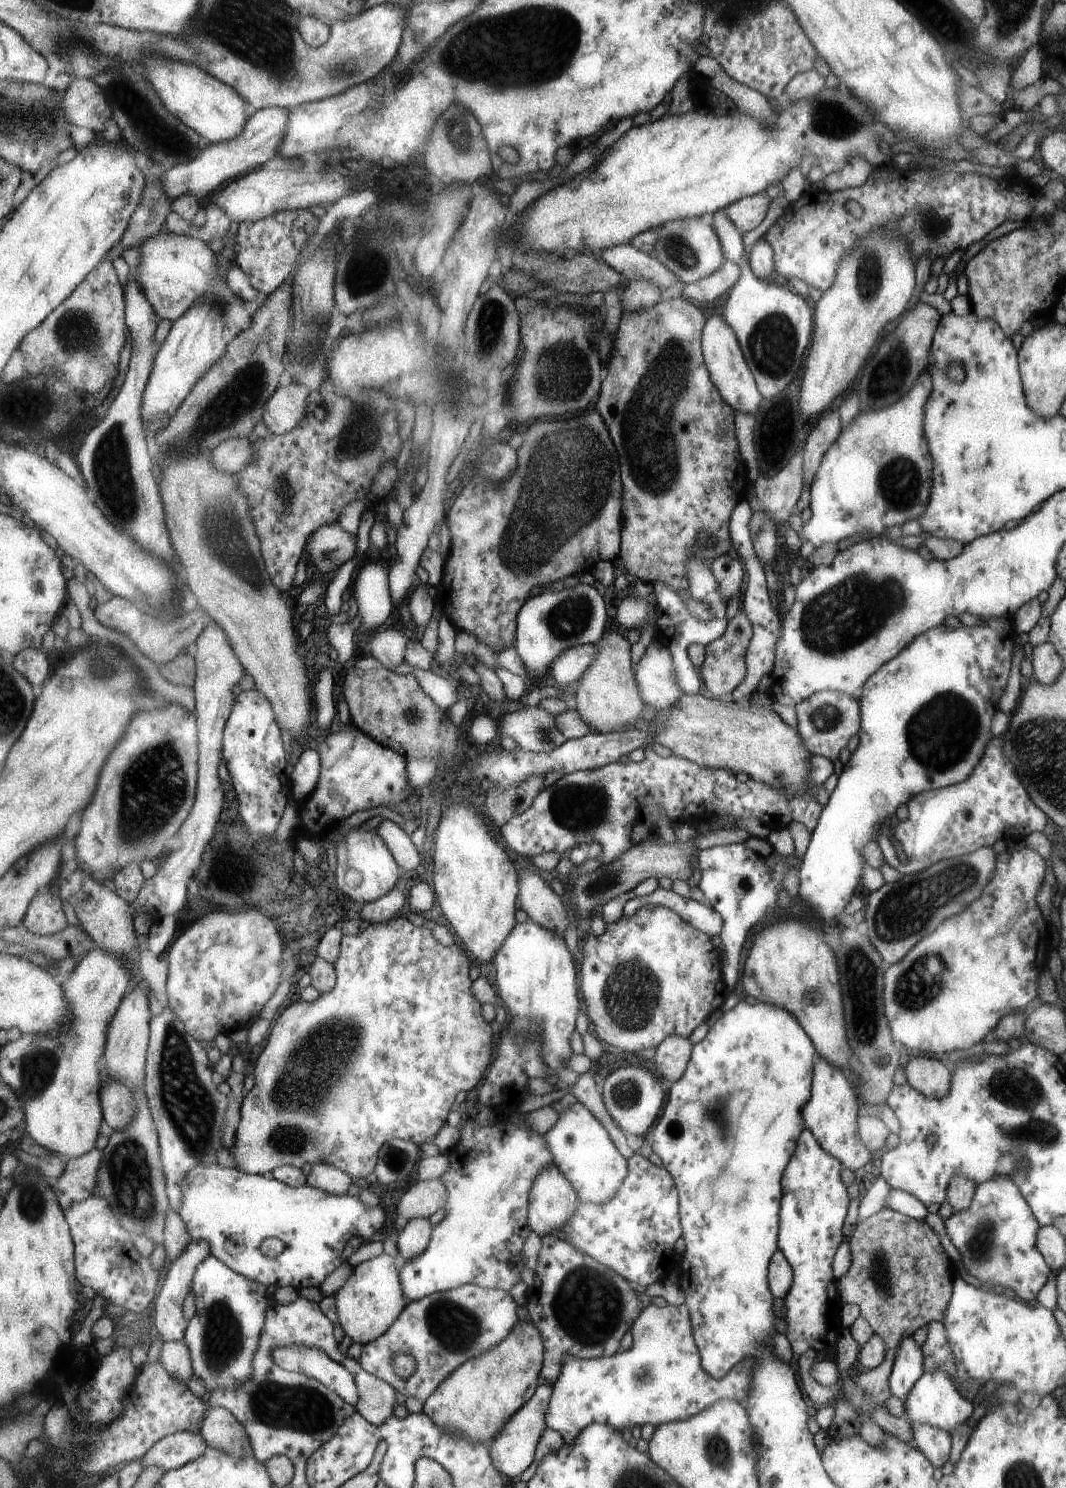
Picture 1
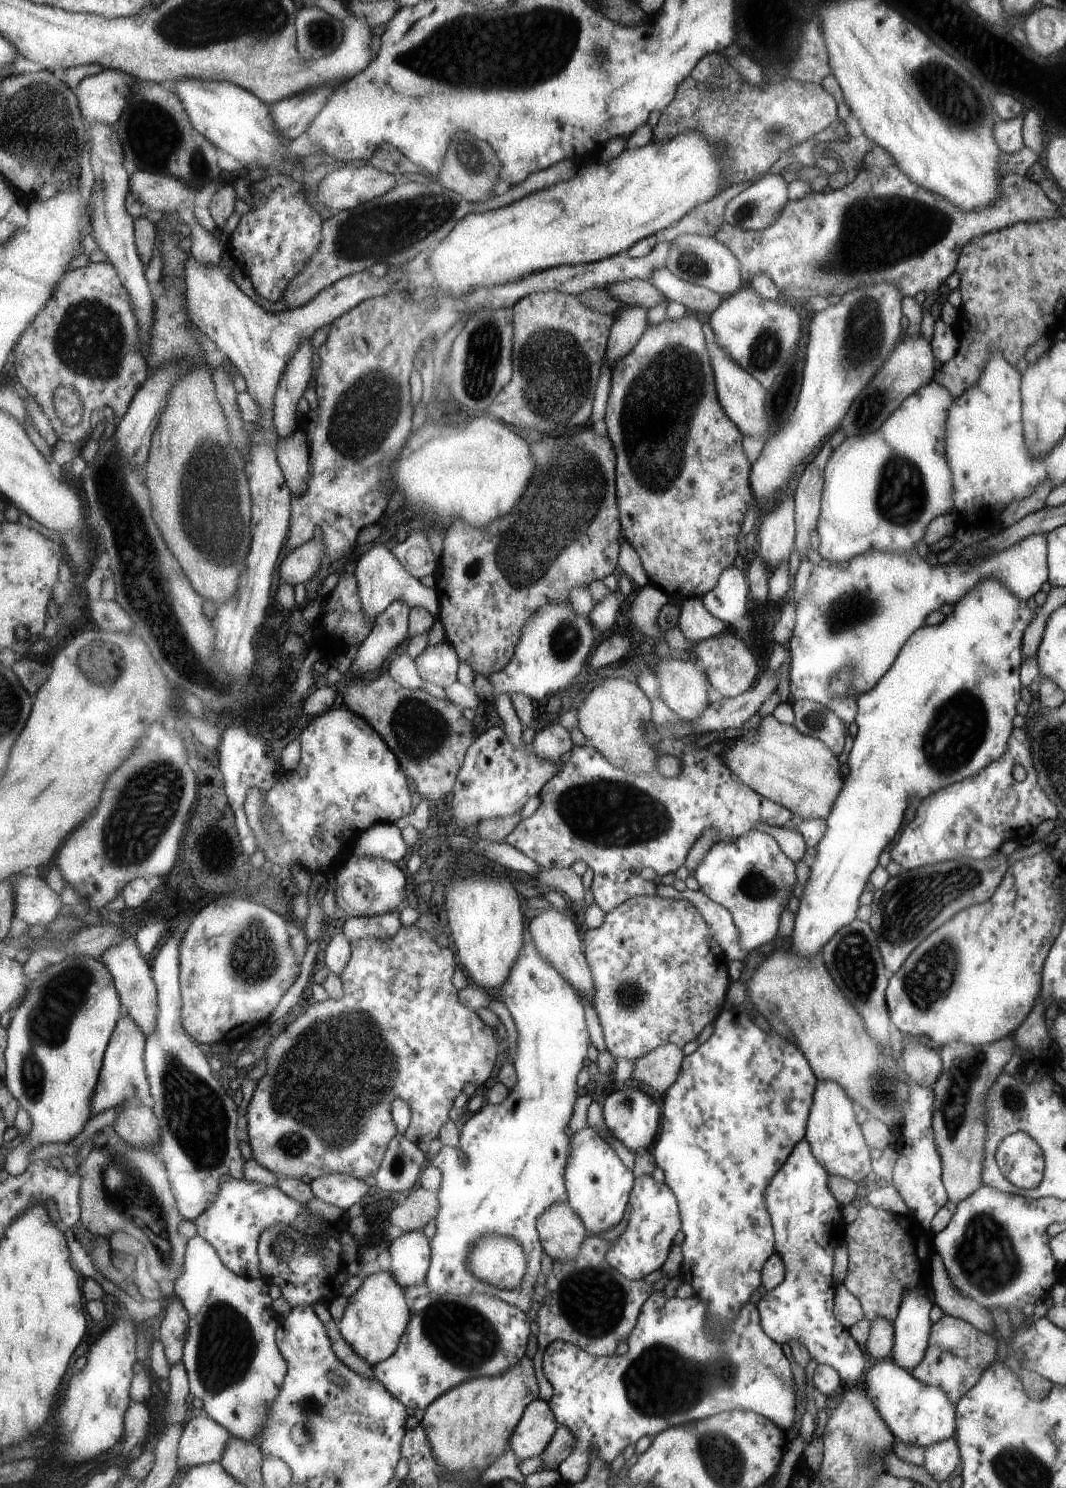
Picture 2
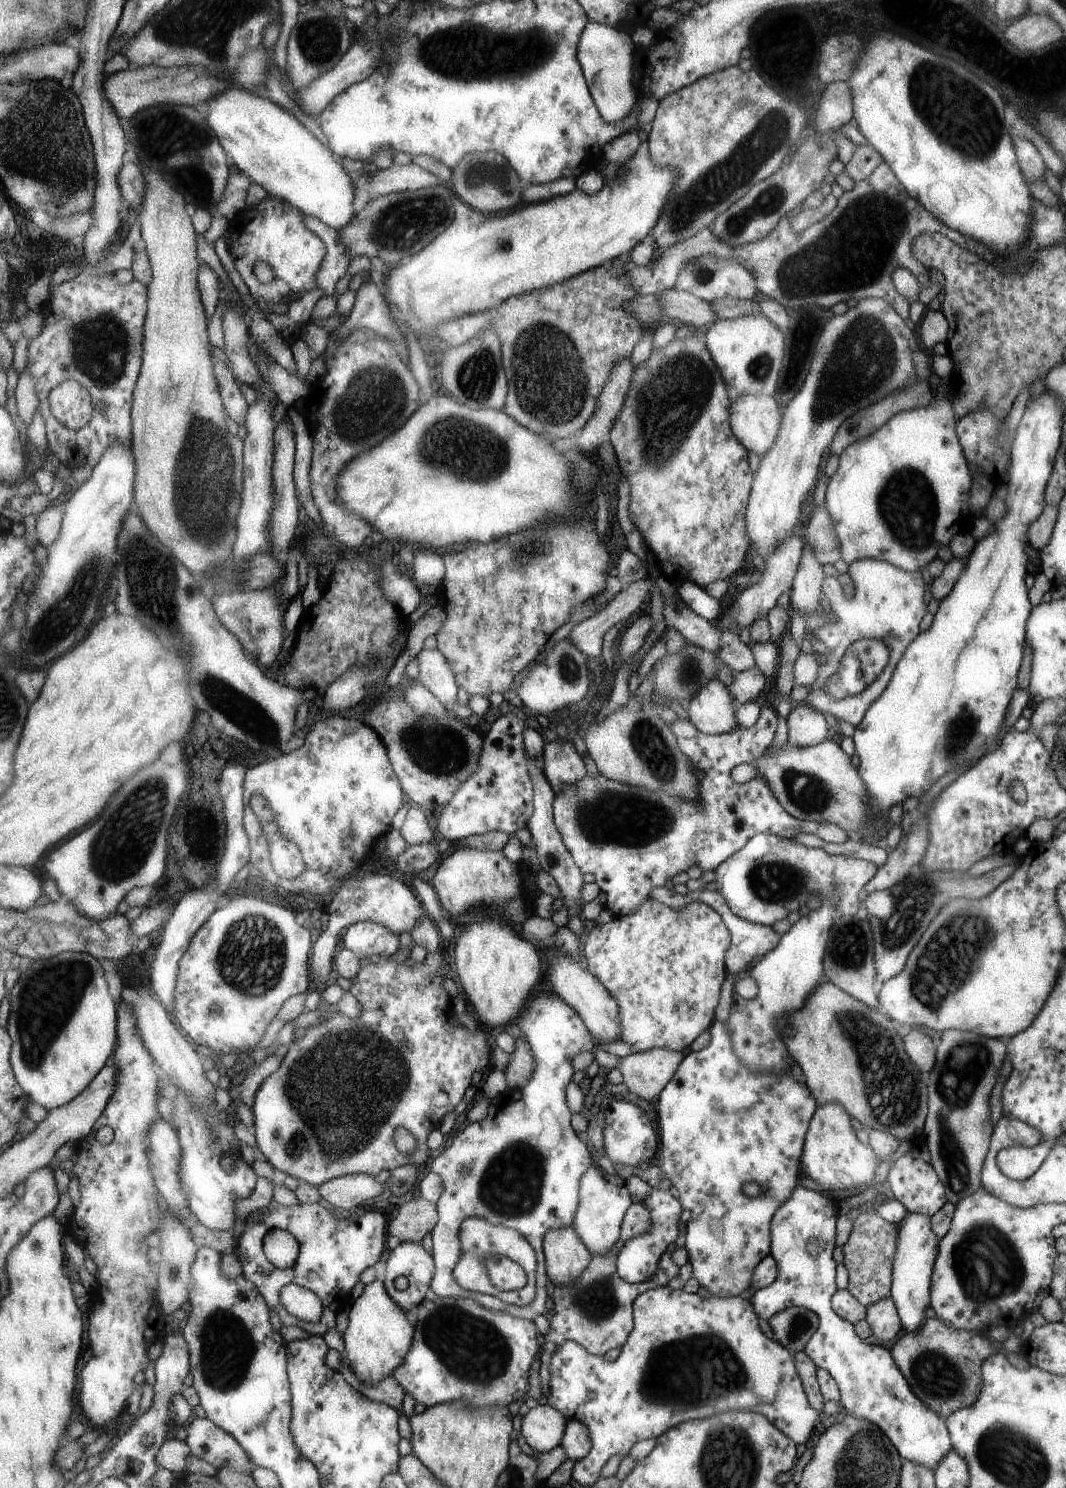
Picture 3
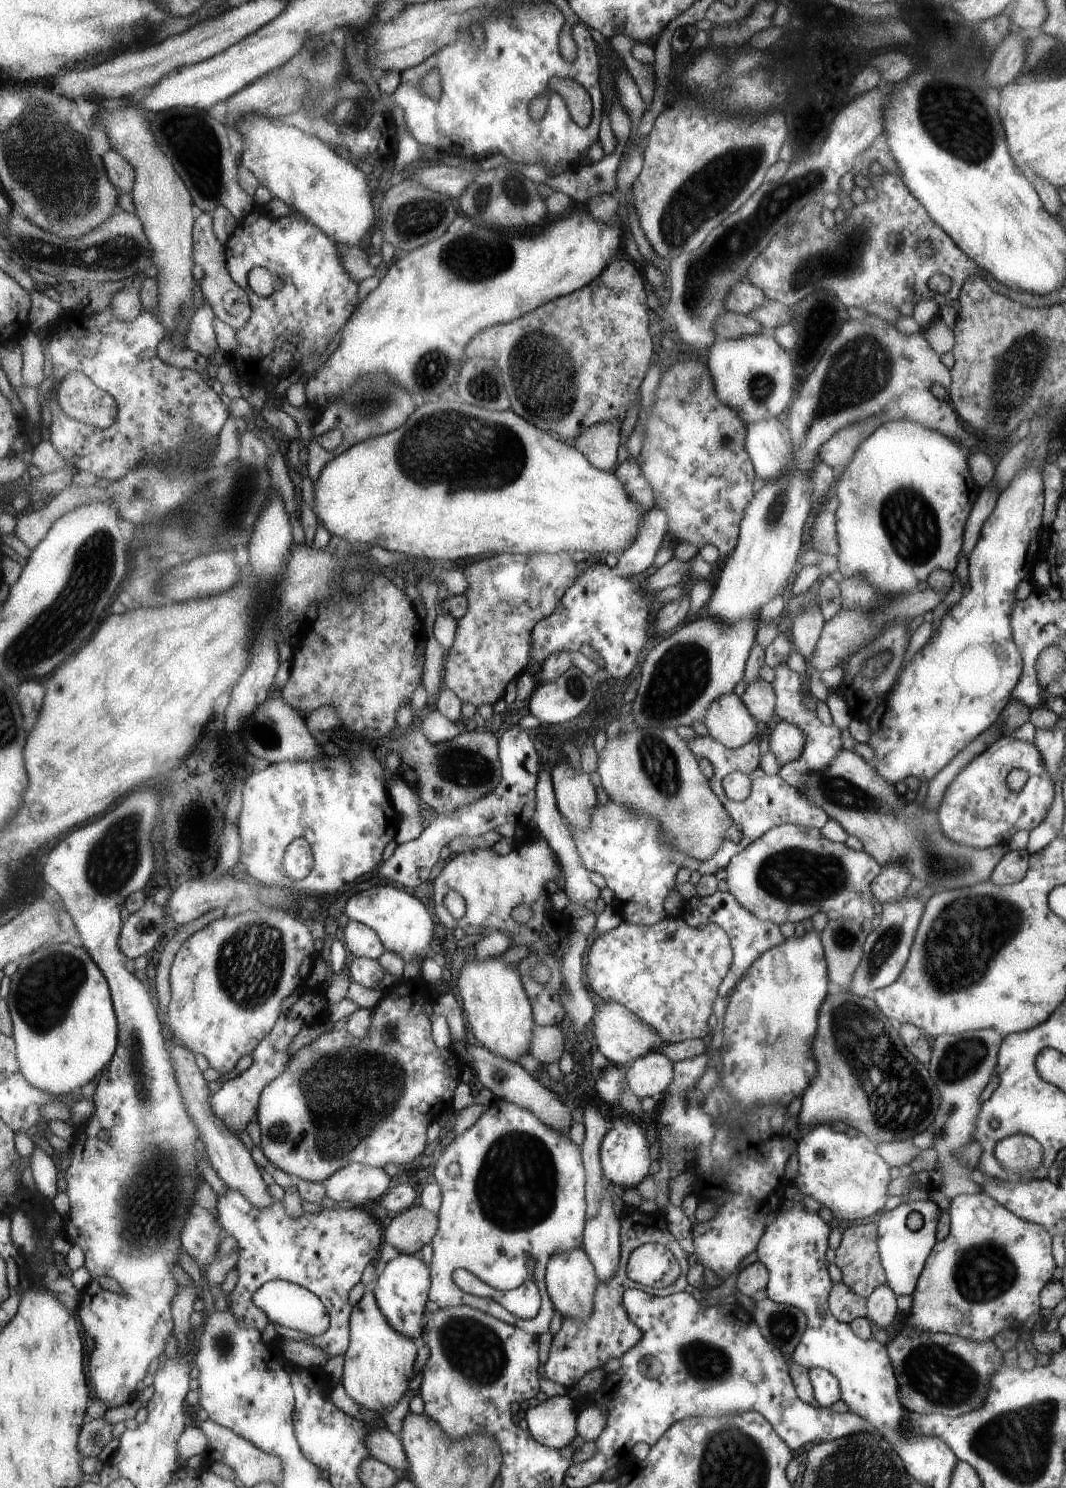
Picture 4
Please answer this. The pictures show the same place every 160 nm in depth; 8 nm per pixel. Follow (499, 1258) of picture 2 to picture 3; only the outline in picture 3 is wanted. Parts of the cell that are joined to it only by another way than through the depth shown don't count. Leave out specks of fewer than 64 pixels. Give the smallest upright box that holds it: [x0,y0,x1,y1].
[453,1217,538,1306]

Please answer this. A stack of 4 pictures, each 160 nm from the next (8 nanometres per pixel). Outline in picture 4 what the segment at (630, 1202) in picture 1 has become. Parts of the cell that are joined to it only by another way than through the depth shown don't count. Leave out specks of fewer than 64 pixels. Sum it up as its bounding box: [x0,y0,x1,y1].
[628,1243,681,1287]

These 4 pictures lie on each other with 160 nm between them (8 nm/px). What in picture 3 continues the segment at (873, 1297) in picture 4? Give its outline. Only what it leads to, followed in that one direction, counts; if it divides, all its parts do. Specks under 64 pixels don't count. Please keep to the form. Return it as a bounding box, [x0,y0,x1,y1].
[864,1296,902,1343]

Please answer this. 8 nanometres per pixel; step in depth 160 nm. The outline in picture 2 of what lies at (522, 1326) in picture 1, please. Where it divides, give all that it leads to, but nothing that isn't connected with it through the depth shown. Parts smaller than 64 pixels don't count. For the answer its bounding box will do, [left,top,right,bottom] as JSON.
[422,1355,541,1472]

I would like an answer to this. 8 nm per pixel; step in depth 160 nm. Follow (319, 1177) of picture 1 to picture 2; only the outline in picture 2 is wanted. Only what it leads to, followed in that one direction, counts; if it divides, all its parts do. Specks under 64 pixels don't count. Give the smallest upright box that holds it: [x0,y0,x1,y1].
[311,1173,370,1212]

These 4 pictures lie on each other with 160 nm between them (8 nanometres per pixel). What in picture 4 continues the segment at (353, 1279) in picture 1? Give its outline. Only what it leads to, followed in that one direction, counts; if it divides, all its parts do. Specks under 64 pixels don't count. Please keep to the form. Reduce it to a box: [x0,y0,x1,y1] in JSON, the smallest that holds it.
[341,1291,417,1412]

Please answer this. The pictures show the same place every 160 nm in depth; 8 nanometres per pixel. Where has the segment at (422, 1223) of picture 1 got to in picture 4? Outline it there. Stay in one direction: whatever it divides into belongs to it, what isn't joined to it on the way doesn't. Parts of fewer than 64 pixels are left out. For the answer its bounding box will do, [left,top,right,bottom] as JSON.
[374,1252,432,1340]

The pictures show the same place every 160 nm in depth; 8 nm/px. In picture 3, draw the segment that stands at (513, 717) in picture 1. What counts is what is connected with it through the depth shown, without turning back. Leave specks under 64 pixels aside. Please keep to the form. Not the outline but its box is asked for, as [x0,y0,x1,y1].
[543,739,587,794]

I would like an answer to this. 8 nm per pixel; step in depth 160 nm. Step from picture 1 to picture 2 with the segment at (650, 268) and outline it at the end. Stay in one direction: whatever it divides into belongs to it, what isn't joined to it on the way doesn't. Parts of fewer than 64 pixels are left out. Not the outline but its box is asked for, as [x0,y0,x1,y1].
[649,267,724,314]

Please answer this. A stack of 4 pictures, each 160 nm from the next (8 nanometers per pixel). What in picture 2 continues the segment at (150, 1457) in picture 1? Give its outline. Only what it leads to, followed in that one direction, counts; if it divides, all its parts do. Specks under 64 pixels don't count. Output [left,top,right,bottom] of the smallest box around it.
[177,1412,231,1470]

